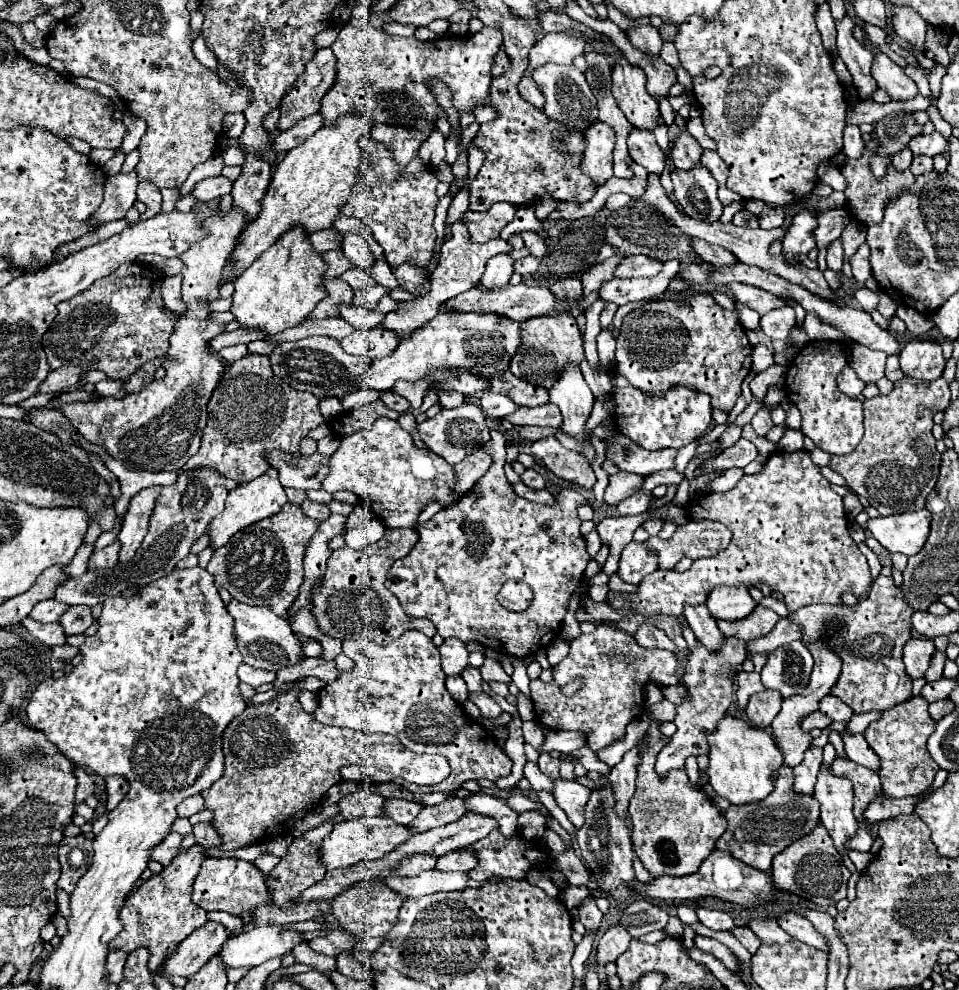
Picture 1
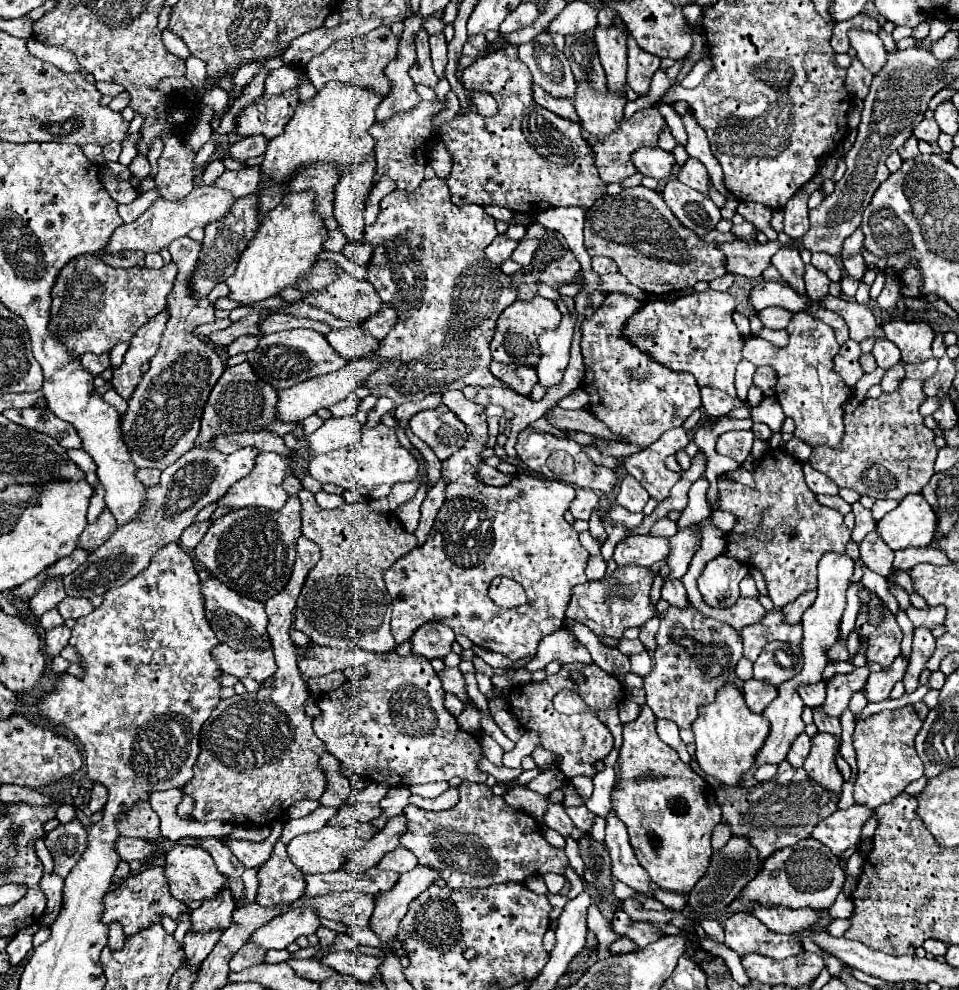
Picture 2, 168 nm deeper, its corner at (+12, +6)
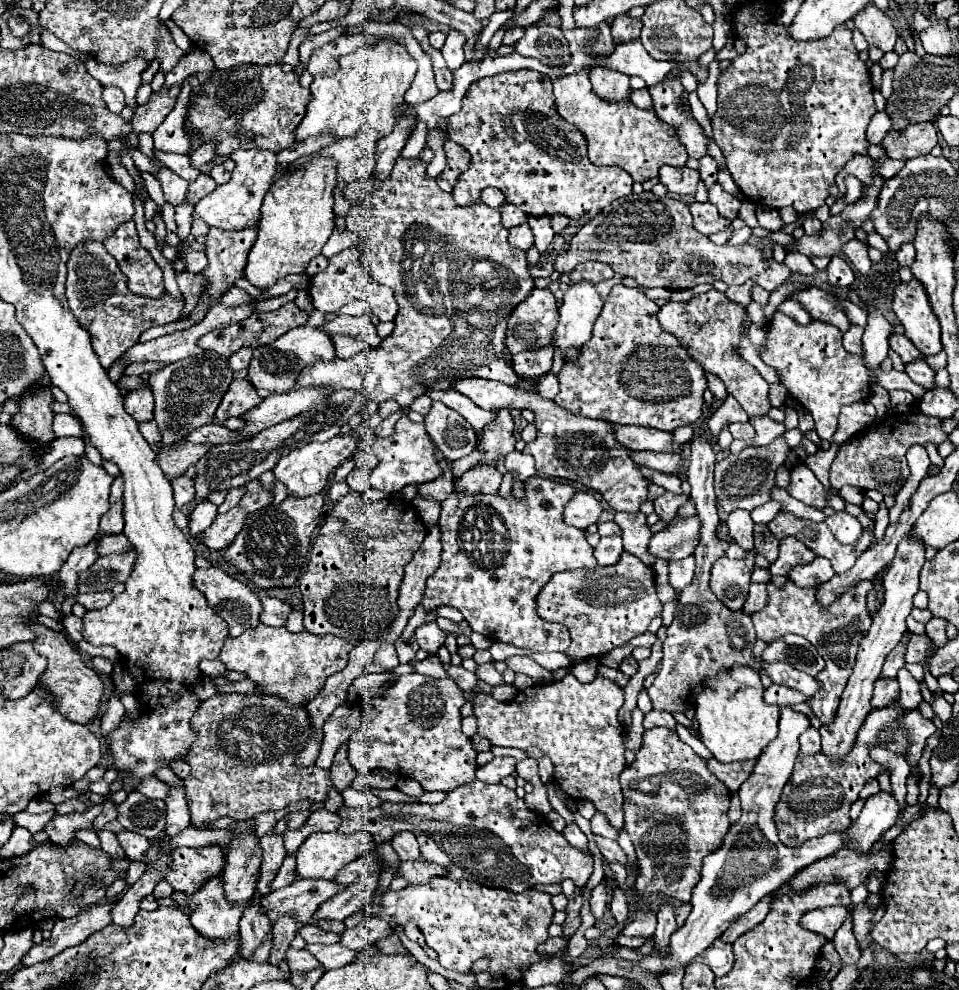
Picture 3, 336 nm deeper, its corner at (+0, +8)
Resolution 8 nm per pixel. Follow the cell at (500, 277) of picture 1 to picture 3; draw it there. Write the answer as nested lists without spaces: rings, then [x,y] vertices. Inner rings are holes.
[[[519,224],[515,228],[509,230],[509,242],[517,248],[523,248],[523,250],[529,250],[533,246],[533,232],[529,228],[529,224]]]

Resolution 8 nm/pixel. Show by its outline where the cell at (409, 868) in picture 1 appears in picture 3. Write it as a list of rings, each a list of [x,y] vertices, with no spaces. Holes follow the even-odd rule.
[[[399,832],[391,838],[391,846],[397,852],[399,860],[415,860],[415,856],[419,856],[419,846],[417,846],[417,838],[411,832]]]

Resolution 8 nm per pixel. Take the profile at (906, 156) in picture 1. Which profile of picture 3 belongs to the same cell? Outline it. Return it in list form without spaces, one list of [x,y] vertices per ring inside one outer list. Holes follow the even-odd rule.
[[[887,158],[887,160],[879,166],[877,172],[879,172],[879,176],[881,176],[883,180],[889,180],[889,178],[893,178],[893,176],[905,166],[905,162],[907,162],[907,160],[899,160],[899,162],[897,162],[897,160],[889,160],[889,158]]]

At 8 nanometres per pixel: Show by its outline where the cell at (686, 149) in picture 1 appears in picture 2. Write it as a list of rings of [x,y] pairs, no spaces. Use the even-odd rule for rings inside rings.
[[[689,156],[689,158],[685,160],[685,164],[679,166],[675,178],[677,178],[679,182],[695,188],[695,190],[705,190],[705,192],[709,190],[709,188],[707,188],[709,174],[707,174],[705,166],[703,166],[697,158],[691,158],[691,156]]]

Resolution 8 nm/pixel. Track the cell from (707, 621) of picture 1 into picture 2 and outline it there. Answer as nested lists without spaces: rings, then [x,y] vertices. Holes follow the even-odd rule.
[[[667,565],[659,570],[659,574],[665,578],[665,584],[663,584],[663,590],[661,590],[661,598],[667,600],[675,608],[687,608],[689,606],[689,598],[687,598],[687,592],[683,590],[681,580],[673,580],[670,576],[670,568]]]

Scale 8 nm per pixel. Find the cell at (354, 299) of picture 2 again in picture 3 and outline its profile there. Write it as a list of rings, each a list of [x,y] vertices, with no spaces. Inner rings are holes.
[[[357,246],[343,250],[341,254],[333,256],[329,260],[329,266],[323,272],[319,272],[311,278],[307,292],[311,296],[313,308],[319,310],[319,312],[325,312],[325,314],[335,314],[339,308],[343,308],[345,304],[349,304],[353,300],[367,302],[369,308],[373,310],[373,314],[379,320],[393,320],[395,314],[397,314],[395,292],[371,278],[371,272],[369,272],[369,268],[365,266],[365,260],[363,260],[363,252]]]

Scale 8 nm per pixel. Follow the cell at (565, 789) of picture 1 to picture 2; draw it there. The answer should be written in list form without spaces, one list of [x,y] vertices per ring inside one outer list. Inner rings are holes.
[[[567,806],[565,808],[567,816],[573,820],[573,824],[579,828],[579,830],[591,830],[591,824],[593,824],[593,818],[595,814],[589,812],[585,806]]]

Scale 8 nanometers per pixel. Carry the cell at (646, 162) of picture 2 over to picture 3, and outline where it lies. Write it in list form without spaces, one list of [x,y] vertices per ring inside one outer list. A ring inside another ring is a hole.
[[[663,166],[663,168],[659,170],[659,180],[661,180],[661,184],[665,184],[667,192],[693,196],[693,194],[697,192],[699,172],[697,172],[697,170],[691,170],[691,168],[687,168],[687,166],[683,166],[683,168]]]

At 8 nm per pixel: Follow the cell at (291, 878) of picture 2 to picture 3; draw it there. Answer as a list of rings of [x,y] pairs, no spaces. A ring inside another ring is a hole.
[[[283,916],[283,920],[277,920],[273,924],[273,946],[271,946],[271,956],[269,964],[279,966],[279,962],[285,958],[285,950],[289,948],[291,940],[297,934],[297,924],[289,920],[289,916]]]

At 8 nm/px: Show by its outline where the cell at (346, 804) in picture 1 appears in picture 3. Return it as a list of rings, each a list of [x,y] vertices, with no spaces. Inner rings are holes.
[[[341,744],[337,754],[335,754],[335,760],[333,760],[333,766],[331,766],[331,780],[335,784],[335,788],[339,792],[343,792],[345,788],[351,786],[353,778],[357,776],[355,768],[349,764],[347,760],[347,744]]]

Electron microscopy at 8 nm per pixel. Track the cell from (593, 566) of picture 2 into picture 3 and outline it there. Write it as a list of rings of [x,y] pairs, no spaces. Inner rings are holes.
[[[621,536],[601,538],[599,544],[595,546],[595,558],[597,558],[597,564],[601,564],[601,566],[611,566],[611,564],[615,564],[621,554],[623,554]]]

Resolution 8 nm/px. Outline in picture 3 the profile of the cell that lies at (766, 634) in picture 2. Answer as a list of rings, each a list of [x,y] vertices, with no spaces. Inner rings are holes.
[[[787,580],[783,586],[769,582],[767,584],[767,606],[751,616],[755,630],[757,630],[757,638],[771,642],[775,638],[791,632],[791,634],[799,634],[799,636],[807,638],[823,654],[825,668],[817,674],[821,692],[817,692],[809,700],[809,706],[811,706],[813,714],[821,720],[821,724],[829,724],[835,718],[839,698],[847,686],[851,668],[855,666],[857,644],[871,628],[873,618],[867,610],[867,594],[871,588],[873,588],[873,584],[863,580],[857,586],[843,592],[831,606],[821,606],[817,602],[817,586],[801,588],[793,580]]]

